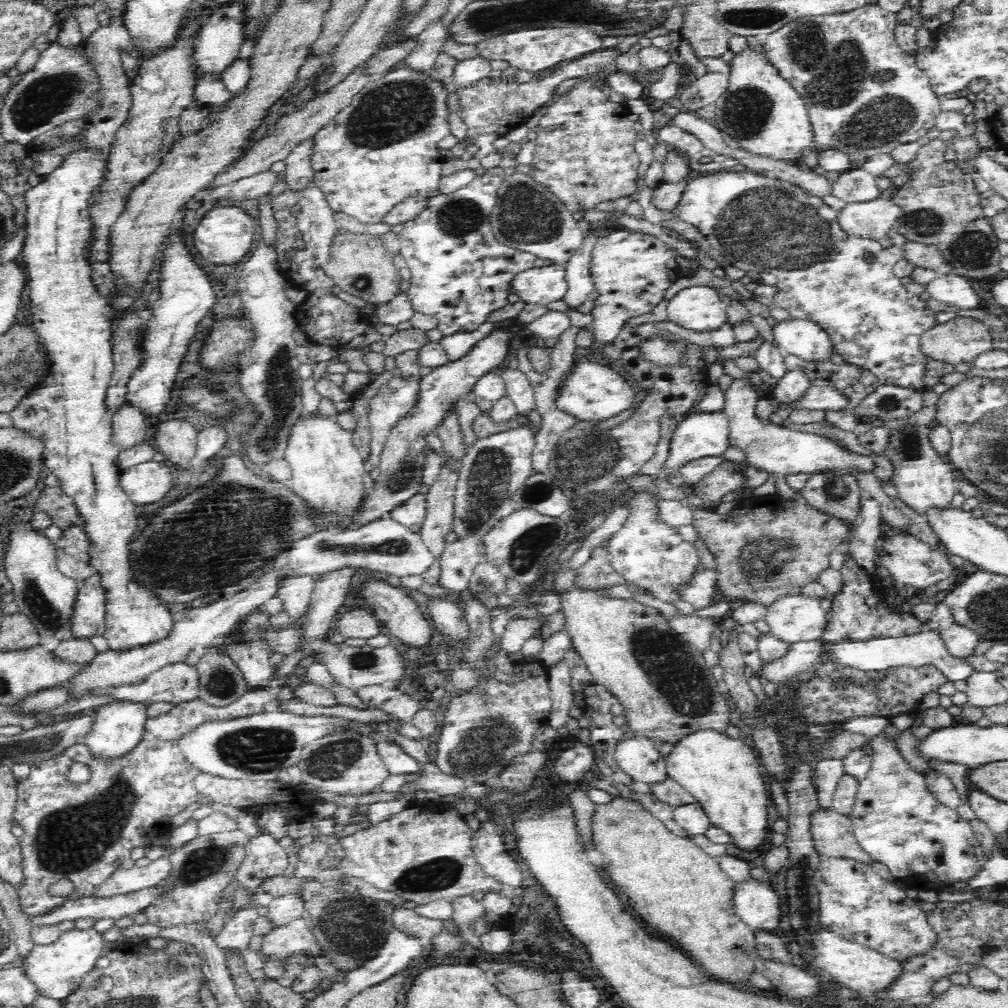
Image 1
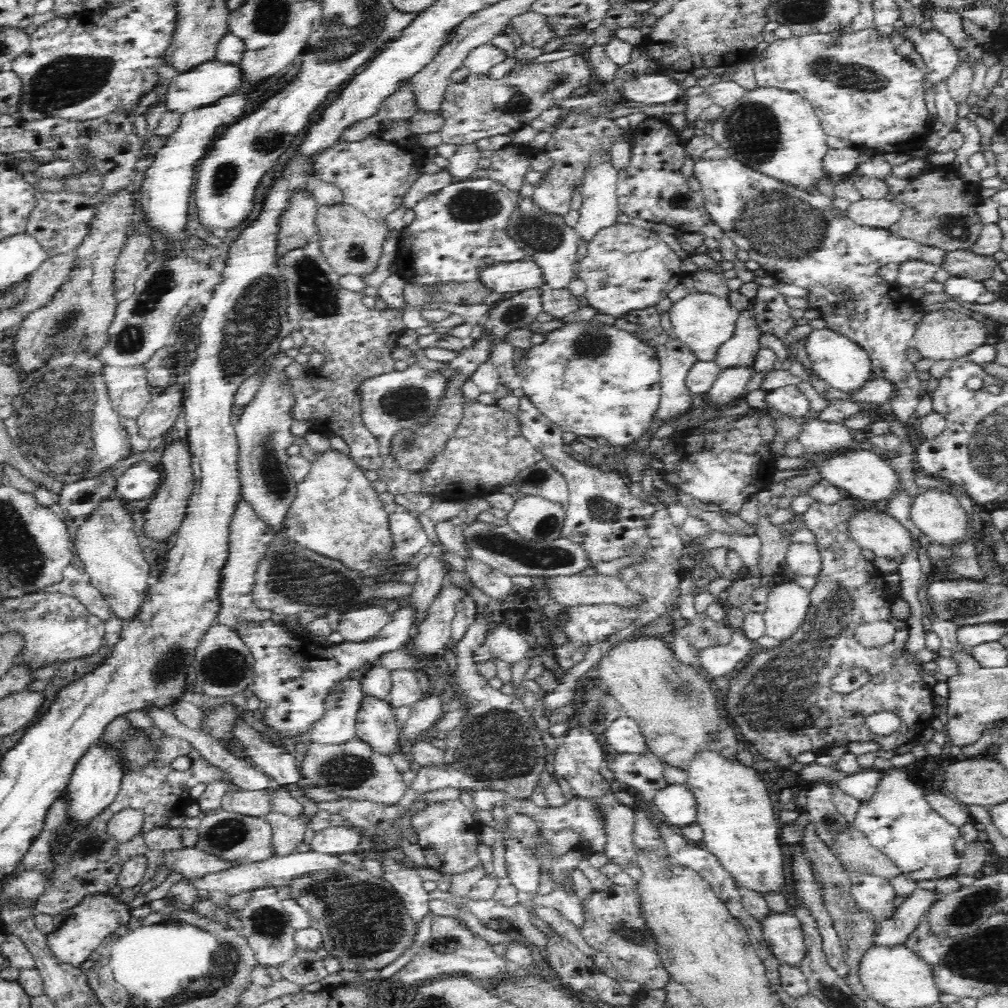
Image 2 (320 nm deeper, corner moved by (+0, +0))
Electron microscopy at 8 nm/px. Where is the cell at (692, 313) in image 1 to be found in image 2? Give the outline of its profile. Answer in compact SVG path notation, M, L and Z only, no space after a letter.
M694 292L674 302L667 319L673 324L672 336L683 342L698 358L698 361L712 362L715 361L715 352L721 344L735 333L738 317L739 313L732 308L728 300L706 292Z

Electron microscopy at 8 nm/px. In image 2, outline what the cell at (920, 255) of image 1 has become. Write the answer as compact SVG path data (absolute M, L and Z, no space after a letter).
M951 251L944 254L939 269L946 270L950 276L984 282L993 276L998 264L993 257L984 257L972 251Z

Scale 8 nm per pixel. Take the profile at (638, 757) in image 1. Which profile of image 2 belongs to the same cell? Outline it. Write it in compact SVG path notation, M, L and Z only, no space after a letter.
M625 715L614 720L612 726L602 729L608 746L616 754L642 754L649 750L638 725Z

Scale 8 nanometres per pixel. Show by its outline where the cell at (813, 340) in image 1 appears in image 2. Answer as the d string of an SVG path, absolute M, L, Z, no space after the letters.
M829 328L813 329L808 336L803 338L803 350L812 364L812 371L820 380L824 380L831 387L848 392L859 389L872 375L872 366L868 352L864 351L853 340L834 332Z

